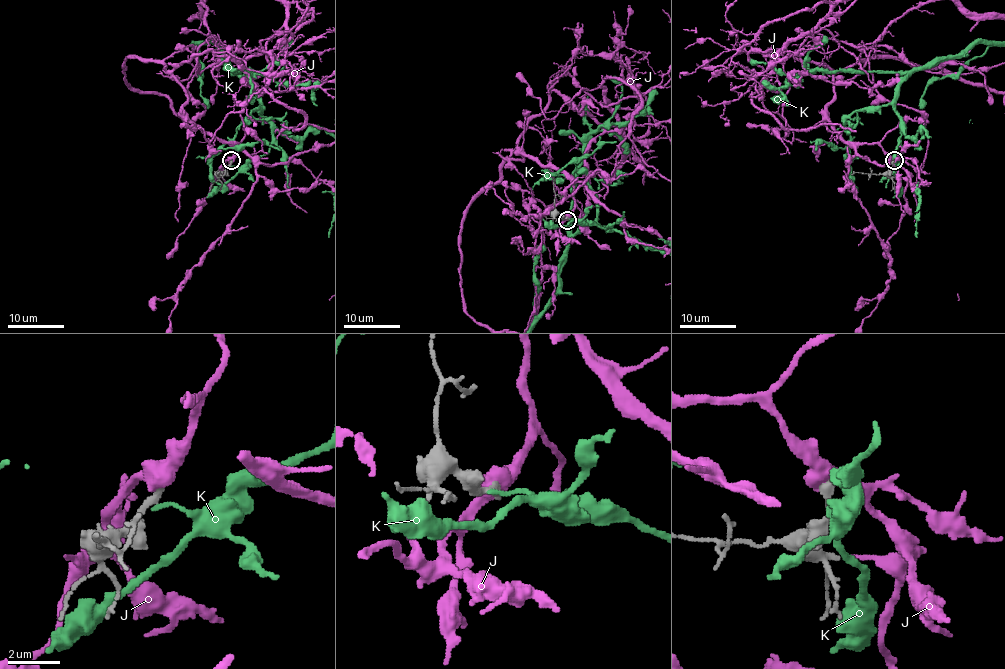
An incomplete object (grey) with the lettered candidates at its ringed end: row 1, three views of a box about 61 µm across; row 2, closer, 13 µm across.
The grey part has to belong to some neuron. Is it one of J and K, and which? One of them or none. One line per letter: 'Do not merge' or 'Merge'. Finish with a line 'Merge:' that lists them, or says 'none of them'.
J: Do not merge
K: Do not merge
Merge: none of them

